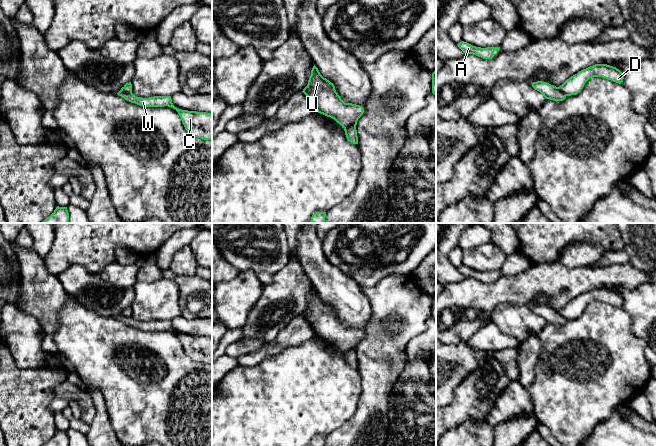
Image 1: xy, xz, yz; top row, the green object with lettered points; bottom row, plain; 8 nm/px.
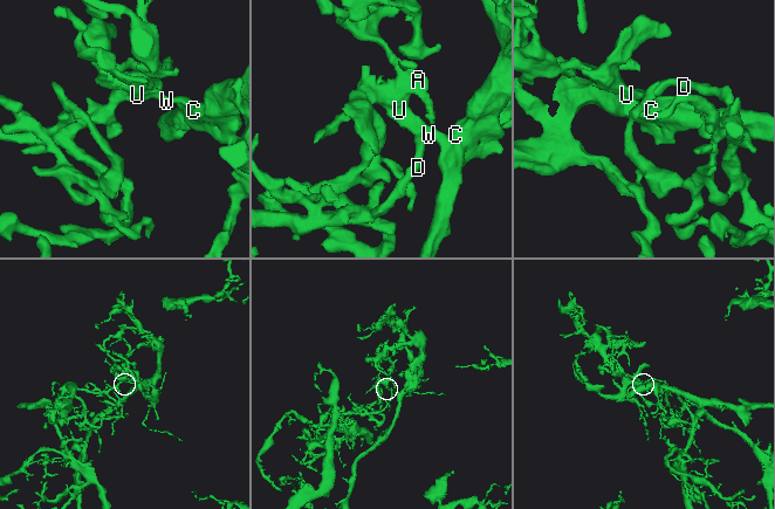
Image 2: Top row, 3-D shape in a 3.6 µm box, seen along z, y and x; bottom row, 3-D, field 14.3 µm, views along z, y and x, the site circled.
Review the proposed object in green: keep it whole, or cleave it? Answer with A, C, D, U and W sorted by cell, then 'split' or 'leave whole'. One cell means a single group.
groups A C U W / D; split

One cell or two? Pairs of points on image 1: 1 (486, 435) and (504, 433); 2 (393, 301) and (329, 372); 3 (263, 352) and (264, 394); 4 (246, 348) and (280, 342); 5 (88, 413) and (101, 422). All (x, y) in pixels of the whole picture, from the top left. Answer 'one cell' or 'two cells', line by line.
1: two cells
2: two cells
3: two cells
4: two cells
5: two cells

